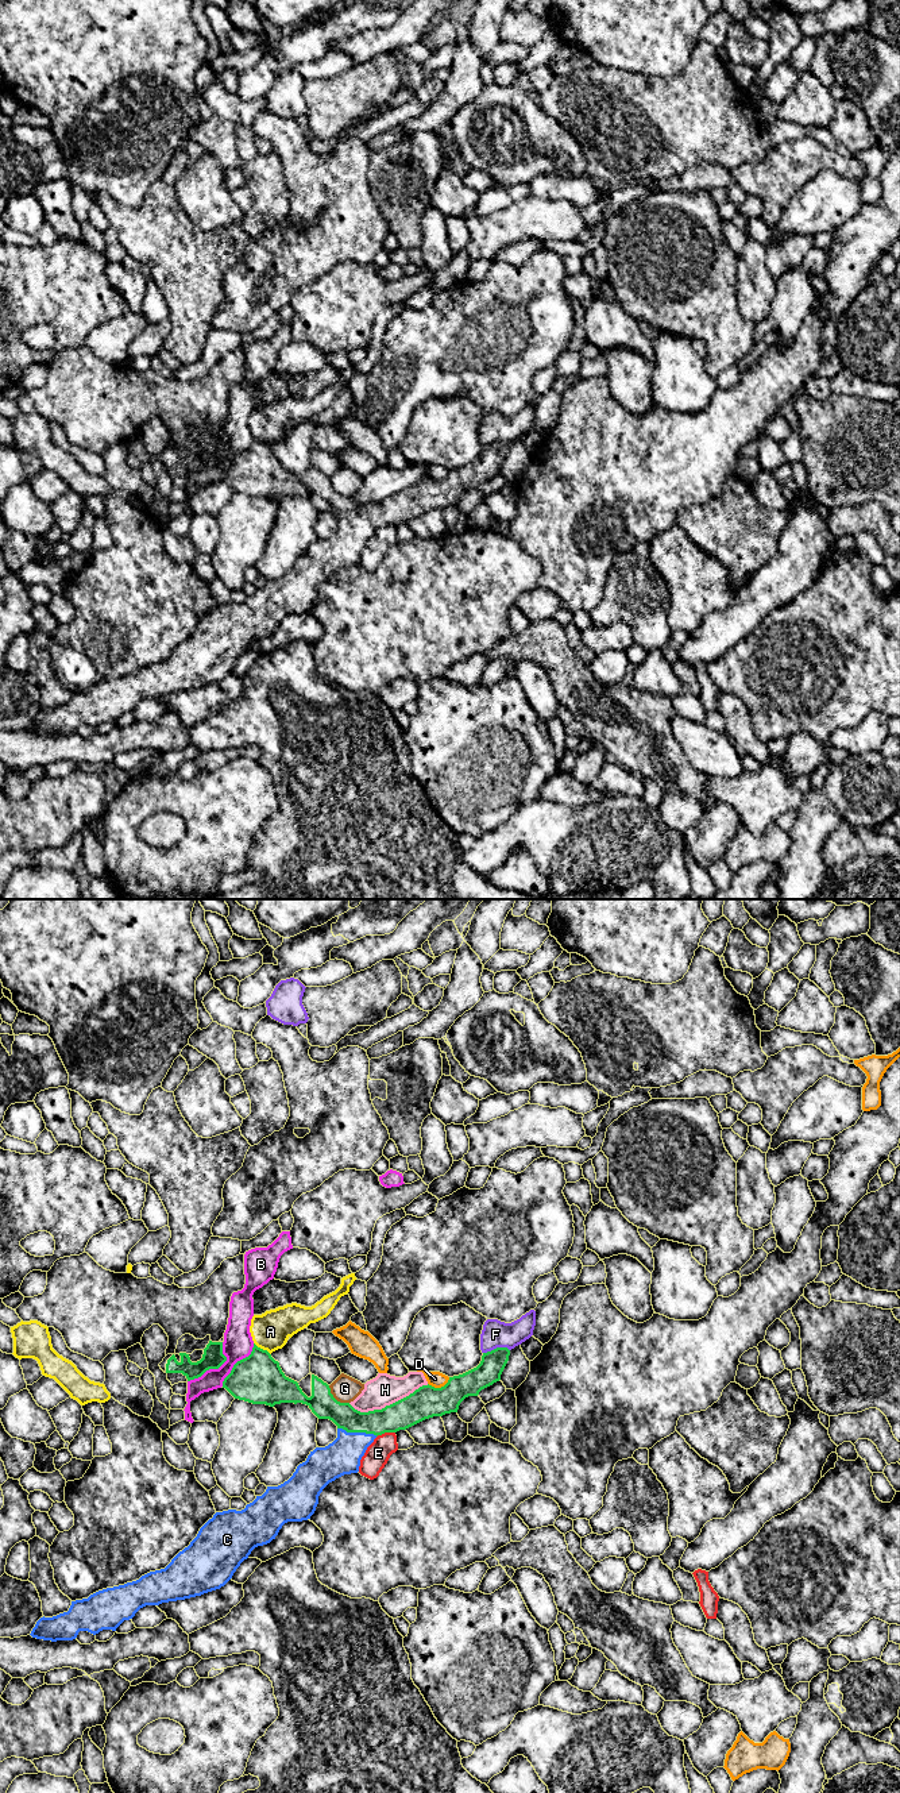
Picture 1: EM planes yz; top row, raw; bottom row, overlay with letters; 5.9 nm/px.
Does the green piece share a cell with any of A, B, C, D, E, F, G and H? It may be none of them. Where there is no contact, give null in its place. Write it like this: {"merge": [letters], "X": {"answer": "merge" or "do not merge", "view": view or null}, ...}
{"merge": ["C"], "A": {"answer": "do not merge", "view": "yz"}, "B": {"answer": "do not merge", "view": "yz"}, "C": {"answer": "merge", "view": "yz"}, "D": {"answer": "do not merge", "view": "yz"}, "E": {"answer": "do not merge", "view": "yz"}, "F": {"answer": "do not merge", "view": "yz"}, "G": {"answer": "do not merge", "view": "yz"}, "H": {"answer": "do not merge", "view": "yz"}}

